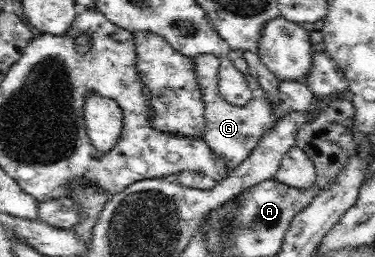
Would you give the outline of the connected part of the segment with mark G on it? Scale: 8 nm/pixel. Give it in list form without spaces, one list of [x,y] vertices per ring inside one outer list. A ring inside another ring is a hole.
[[[231,50],[229,57],[232,59],[234,66],[241,70],[247,79],[249,88],[252,90],[252,98],[245,106],[234,106],[224,101],[218,90],[218,58],[210,53],[202,53],[196,55],[193,59],[195,62],[196,79],[202,90],[204,98],[206,120],[203,140],[208,144],[211,151],[224,159],[228,172],[232,172],[243,160],[250,157],[252,150],[256,148],[260,138],[264,136],[264,132],[272,130],[277,125],[277,117],[275,109],[277,104],[271,102],[265,96],[258,80],[250,73],[247,60],[244,58],[243,50]]]

